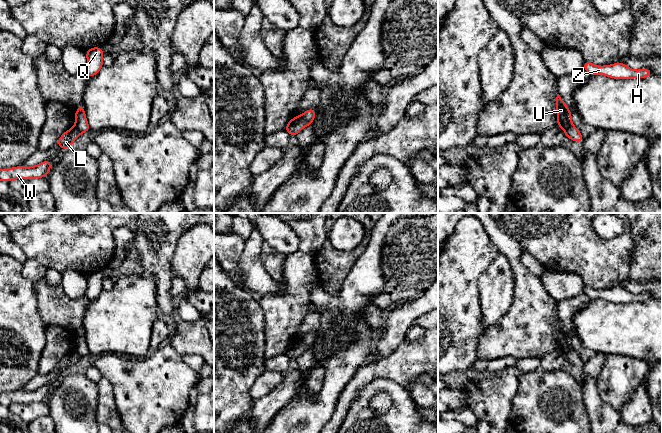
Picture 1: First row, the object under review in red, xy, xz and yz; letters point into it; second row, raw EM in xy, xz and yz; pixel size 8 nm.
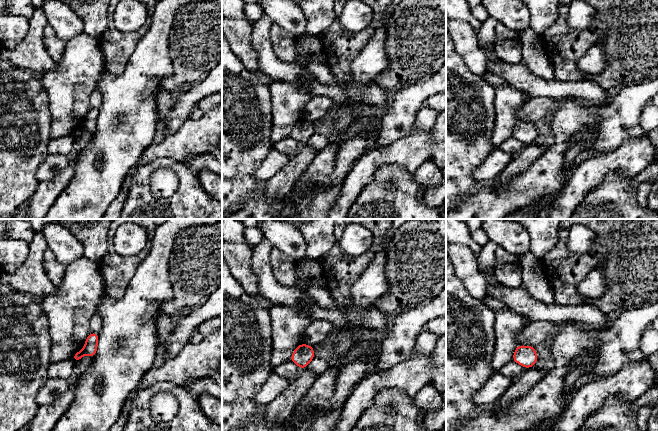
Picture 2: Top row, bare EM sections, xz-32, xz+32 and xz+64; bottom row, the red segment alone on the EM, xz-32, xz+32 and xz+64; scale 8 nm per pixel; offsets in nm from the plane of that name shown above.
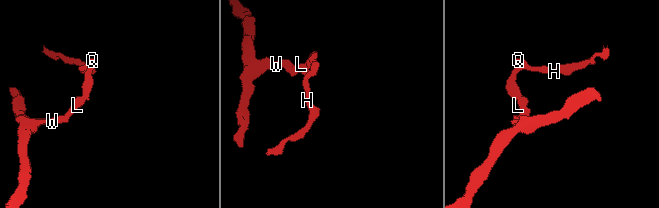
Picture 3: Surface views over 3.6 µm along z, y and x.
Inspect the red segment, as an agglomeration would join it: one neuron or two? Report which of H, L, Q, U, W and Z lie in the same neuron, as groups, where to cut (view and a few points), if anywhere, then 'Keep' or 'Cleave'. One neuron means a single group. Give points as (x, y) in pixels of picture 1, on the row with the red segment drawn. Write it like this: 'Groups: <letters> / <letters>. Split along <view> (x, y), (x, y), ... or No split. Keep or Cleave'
Groups: H L Q U W Z. No split. Keep

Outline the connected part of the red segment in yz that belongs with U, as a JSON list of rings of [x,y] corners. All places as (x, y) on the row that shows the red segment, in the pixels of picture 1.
[[[557,94],[556,97],[556,105],[558,127],[565,131],[565,137],[570,138],[572,141],[582,143],[584,138],[582,137],[580,131],[573,125],[571,111],[568,109],[559,94]]]

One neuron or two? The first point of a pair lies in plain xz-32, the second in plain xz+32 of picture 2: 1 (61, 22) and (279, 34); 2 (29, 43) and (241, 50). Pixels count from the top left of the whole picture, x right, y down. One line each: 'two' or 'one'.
1: two
2: two

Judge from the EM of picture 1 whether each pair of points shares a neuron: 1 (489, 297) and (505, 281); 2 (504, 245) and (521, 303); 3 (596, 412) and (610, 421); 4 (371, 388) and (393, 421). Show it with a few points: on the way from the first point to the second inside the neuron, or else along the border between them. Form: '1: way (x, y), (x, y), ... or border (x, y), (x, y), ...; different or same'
1: way (493, 293), (501, 285); same
2: way (514, 259), (521, 274), (521, 289); same
3: way (599, 415), (607, 421); same
4: way (383, 387), (386, 387), (396, 397), (396, 409); same

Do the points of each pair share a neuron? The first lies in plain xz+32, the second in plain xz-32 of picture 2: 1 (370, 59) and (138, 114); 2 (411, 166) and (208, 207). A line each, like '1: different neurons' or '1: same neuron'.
1: same neuron
2: different neurons

